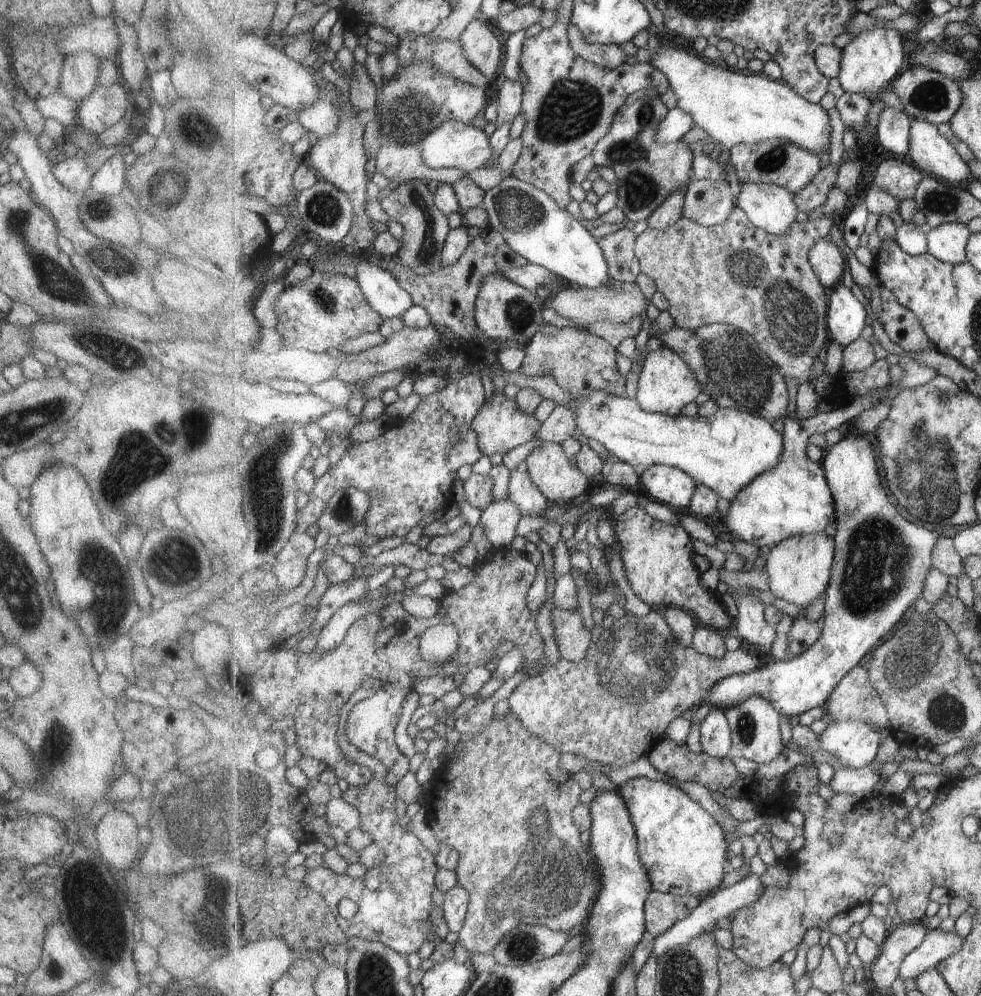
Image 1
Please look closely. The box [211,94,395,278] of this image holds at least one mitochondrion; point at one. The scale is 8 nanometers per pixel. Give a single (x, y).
(323, 209)

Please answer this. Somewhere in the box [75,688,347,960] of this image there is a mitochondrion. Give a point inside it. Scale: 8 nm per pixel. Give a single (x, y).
(98, 939)

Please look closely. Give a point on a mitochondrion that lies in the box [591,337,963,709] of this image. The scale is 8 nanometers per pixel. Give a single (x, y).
(879, 564)

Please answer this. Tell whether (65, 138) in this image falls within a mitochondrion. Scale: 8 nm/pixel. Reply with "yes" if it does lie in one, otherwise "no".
no

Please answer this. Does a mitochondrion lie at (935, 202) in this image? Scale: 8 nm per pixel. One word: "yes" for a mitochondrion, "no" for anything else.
yes

